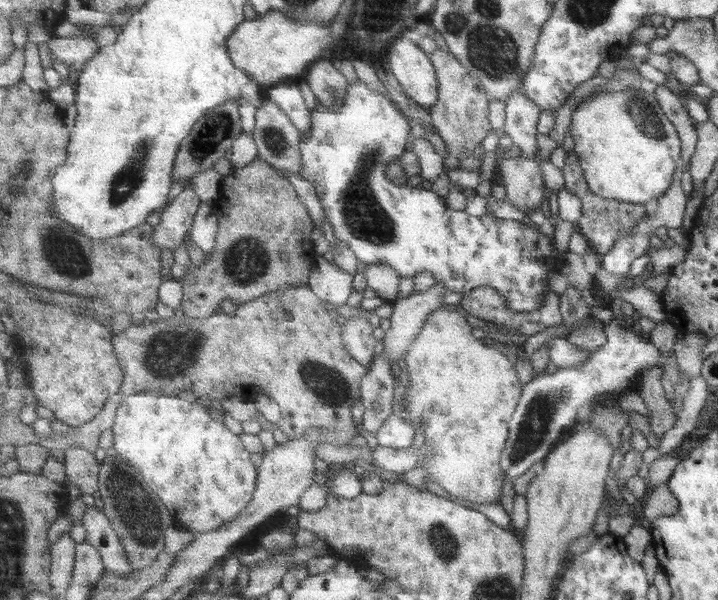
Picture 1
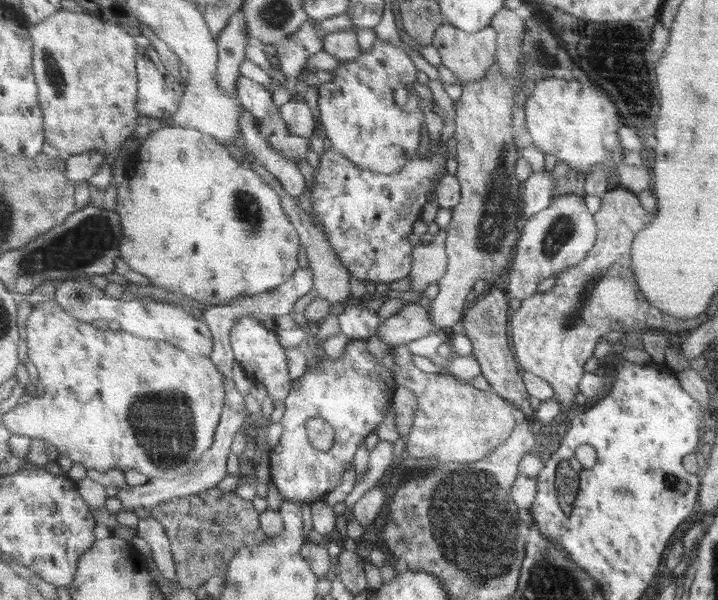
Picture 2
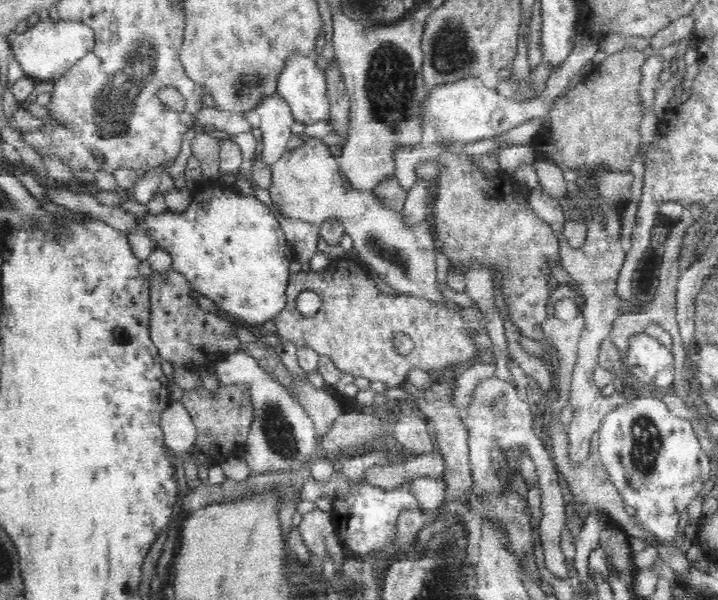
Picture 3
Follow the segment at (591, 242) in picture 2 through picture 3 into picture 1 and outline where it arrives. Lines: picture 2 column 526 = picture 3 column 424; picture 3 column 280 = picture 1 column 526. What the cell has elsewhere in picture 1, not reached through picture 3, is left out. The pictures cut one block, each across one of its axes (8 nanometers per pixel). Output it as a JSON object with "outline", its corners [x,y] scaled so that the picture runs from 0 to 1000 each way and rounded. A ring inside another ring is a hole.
{"outline":[[[720,255],[719,262],[709,262],[705,257],[705,265],[698,265],[689,288],[699,293],[705,307],[705,328],[710,340],[716,342],[721,350],[733,358],[753,347],[760,328],[760,307],[756,297],[753,273],[745,265],[738,265],[727,255]]]}

